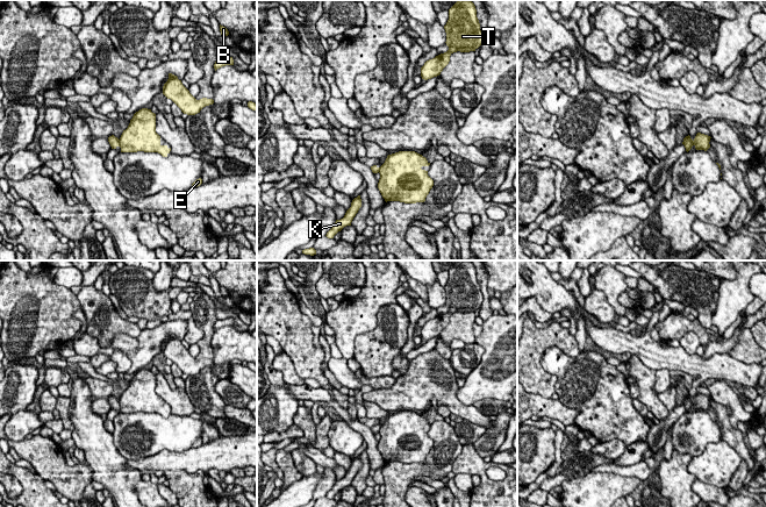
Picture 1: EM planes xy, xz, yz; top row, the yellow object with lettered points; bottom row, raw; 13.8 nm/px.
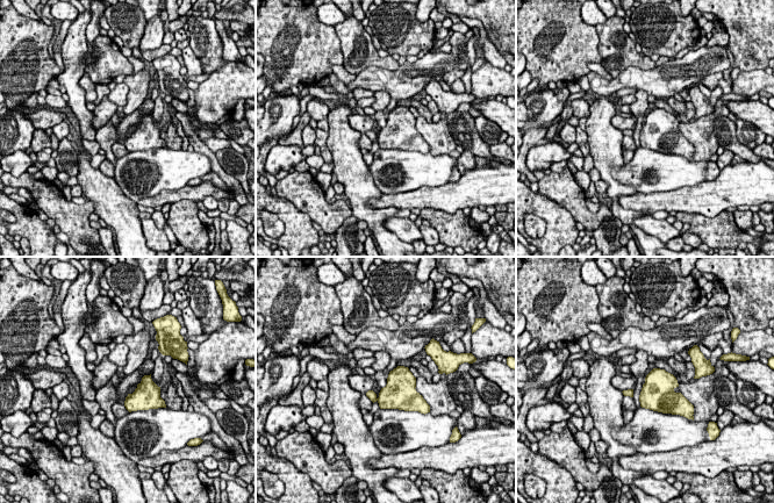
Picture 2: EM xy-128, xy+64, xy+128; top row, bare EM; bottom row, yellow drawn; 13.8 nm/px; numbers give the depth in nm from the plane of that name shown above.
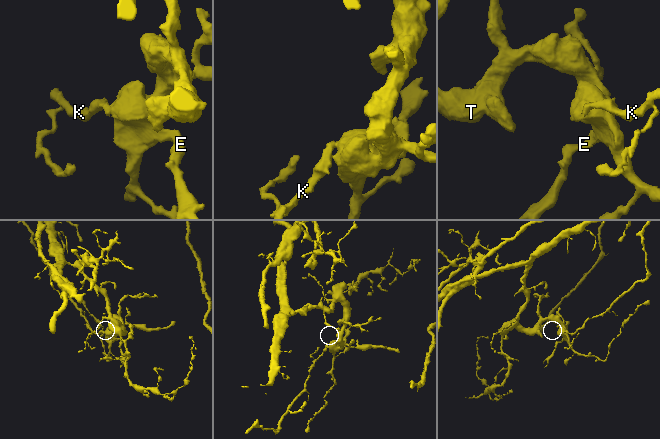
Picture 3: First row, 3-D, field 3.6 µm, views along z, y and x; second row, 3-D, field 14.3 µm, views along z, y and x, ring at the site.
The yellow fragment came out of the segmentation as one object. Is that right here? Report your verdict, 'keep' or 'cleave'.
cleave

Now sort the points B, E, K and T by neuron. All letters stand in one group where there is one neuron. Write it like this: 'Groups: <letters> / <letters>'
Groups: B E T / K

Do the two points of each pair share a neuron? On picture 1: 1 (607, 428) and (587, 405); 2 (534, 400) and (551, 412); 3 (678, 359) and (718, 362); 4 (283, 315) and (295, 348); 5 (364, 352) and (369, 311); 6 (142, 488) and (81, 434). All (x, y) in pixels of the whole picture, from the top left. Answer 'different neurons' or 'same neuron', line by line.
1: same neuron
2: same neuron
3: same neuron
4: same neuron
5: different neurons
6: different neurons

